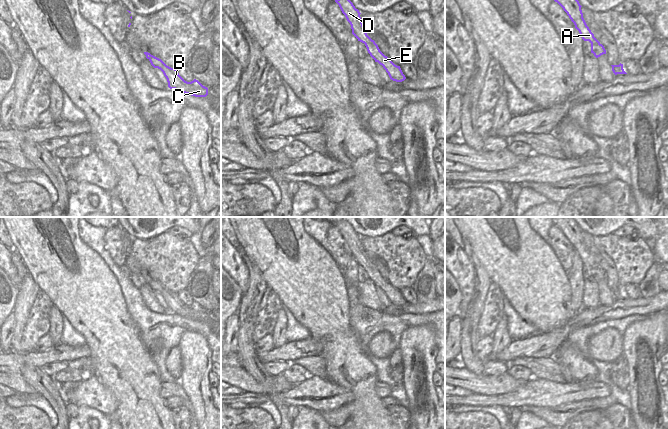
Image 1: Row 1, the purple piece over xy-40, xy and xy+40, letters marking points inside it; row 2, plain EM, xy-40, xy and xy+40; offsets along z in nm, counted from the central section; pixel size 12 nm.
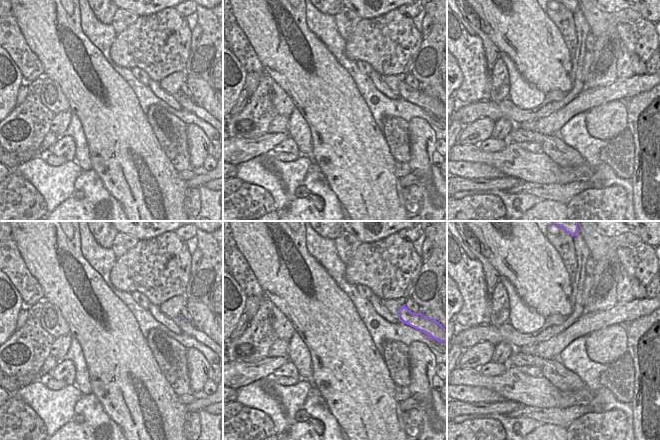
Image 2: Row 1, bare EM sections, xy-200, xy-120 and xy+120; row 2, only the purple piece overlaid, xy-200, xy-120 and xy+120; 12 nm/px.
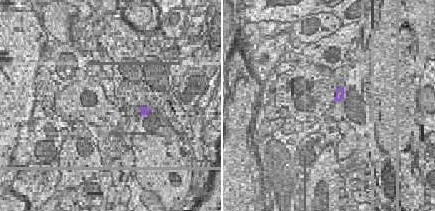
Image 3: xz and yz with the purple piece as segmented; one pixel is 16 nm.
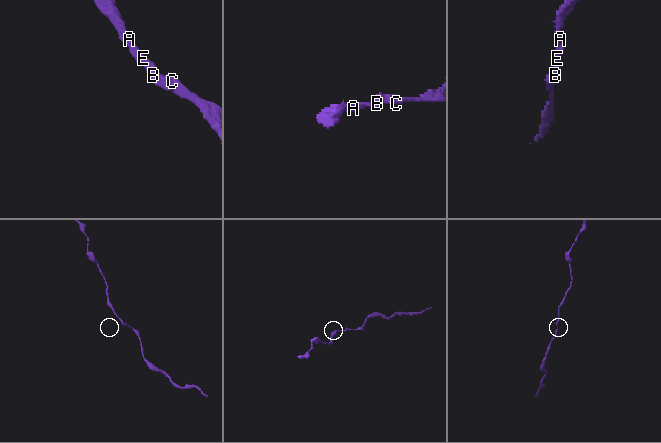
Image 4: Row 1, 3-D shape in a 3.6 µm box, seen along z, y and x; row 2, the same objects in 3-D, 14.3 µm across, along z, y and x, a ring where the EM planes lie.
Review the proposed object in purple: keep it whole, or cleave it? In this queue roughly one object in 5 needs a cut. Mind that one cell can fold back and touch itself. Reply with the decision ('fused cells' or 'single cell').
single cell

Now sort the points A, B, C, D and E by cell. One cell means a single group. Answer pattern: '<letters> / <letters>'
A B C D E

